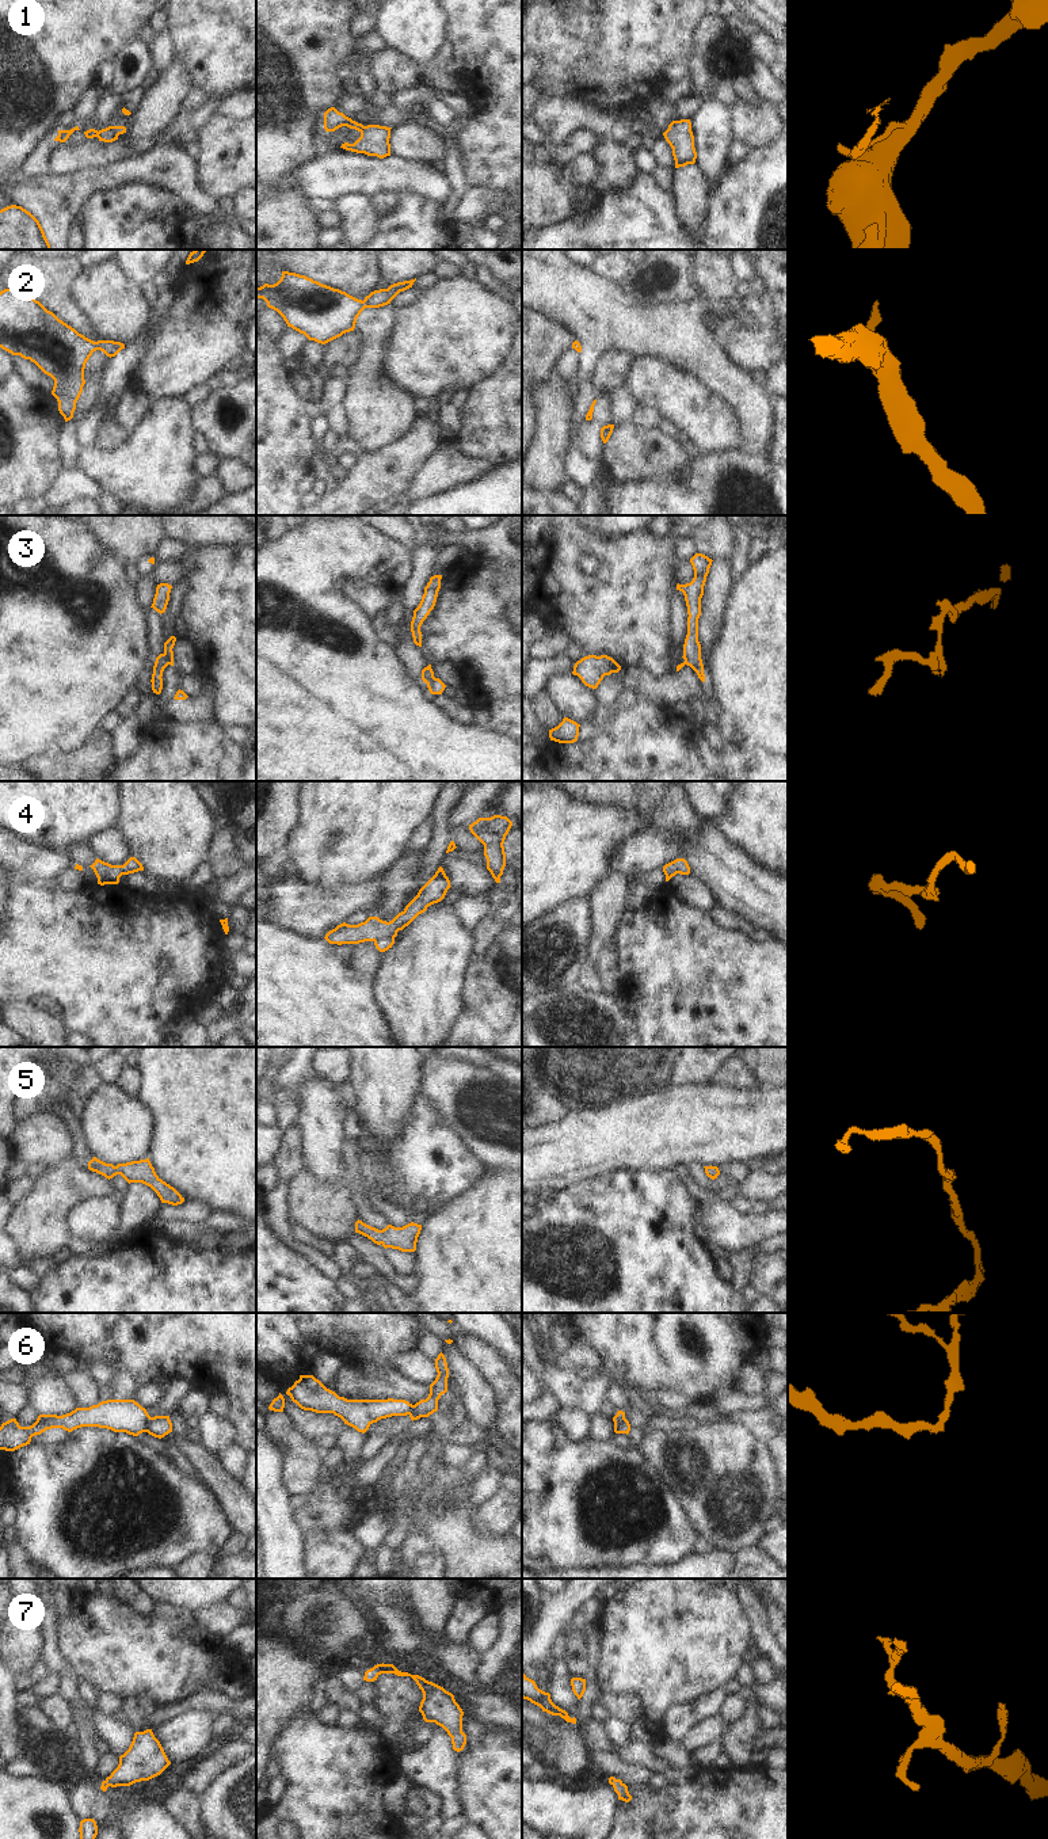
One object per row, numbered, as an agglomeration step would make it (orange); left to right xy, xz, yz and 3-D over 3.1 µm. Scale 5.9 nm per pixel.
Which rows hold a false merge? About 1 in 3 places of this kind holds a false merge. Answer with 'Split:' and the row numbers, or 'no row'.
Split: 1, 3, 6

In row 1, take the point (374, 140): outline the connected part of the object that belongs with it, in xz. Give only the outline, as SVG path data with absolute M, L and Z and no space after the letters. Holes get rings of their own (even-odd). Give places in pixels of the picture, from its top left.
M367 125L354 144L344 142L340 148L384 159L390 156L390 129L380 125Z

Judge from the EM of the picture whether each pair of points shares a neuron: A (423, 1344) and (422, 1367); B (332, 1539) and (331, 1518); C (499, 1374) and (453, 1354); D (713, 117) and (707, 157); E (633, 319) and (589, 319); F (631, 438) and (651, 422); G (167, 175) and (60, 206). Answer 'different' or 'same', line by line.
A: different
B: different
C: different
D: same
E: same
F: different
G: same

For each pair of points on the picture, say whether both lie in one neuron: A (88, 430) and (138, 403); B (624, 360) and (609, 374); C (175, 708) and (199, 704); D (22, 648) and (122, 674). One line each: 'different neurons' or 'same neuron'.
A: different neurons
B: same neuron
C: same neuron
D: same neuron

